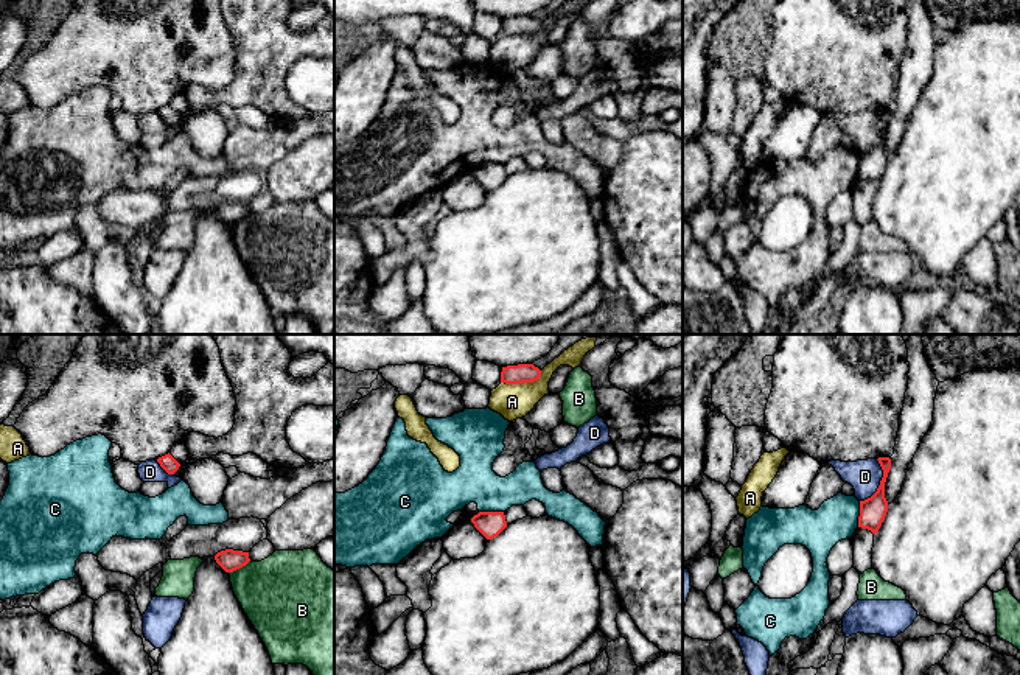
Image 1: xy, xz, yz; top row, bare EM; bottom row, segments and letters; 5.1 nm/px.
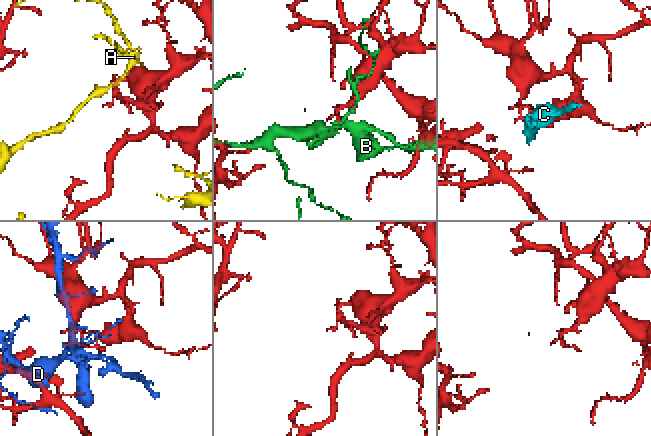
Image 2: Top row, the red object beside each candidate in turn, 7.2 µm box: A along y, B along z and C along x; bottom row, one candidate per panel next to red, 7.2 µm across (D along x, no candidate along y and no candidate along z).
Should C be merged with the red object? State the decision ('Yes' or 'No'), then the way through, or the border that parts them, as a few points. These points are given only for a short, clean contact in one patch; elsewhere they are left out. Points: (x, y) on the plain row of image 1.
No

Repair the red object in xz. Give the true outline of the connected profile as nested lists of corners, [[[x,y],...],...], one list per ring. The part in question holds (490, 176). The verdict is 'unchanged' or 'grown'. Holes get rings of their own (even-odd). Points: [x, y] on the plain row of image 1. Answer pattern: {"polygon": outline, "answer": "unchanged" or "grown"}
{"polygon": [[[479,163],[471,174],[487,191],[493,191],[507,179],[504,163]]], "answer": "unchanged"}

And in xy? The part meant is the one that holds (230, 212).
{"polygon": [[[233,201],[218,204],[215,212],[225,224],[233,224],[250,213],[249,204]]], "answer": "unchanged"}

